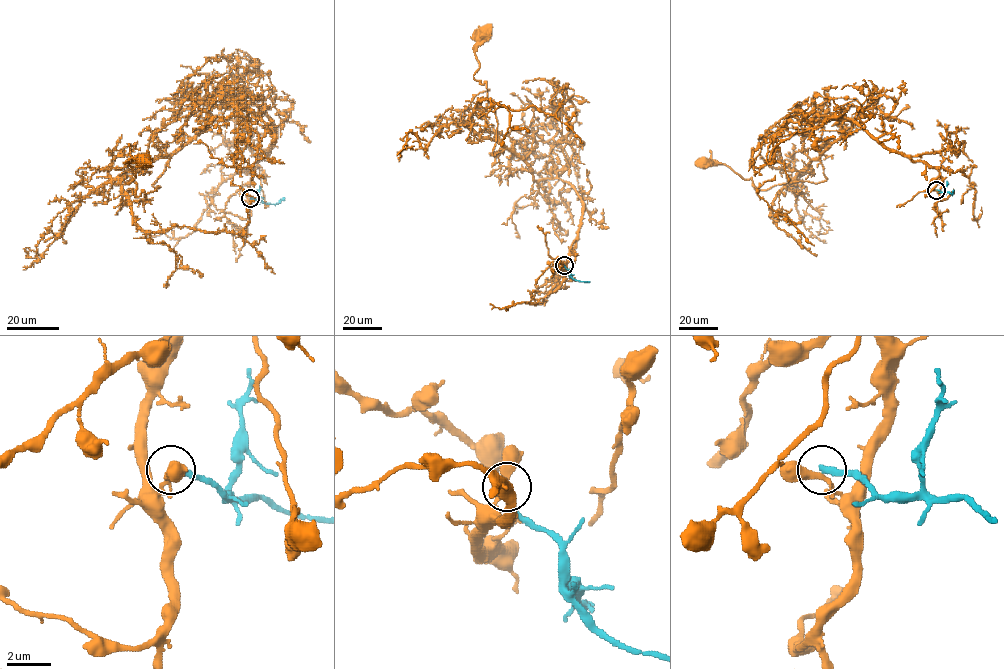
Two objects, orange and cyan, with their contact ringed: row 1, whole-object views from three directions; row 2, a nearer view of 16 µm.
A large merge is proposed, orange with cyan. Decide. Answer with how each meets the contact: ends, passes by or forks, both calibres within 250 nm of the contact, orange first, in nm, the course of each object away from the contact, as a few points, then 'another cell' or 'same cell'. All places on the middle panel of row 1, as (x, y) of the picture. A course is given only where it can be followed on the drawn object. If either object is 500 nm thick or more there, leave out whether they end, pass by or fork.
orange passes by | cyan ends | 280/260 nm | orange via (564, 265), (582, 200), (558, 178), (534, 180), (507, 149), (492, 155), (494, 107), (473, 74), (486, 32) | cyan via (564, 265), (573, 278), (589, 282) | another cell

